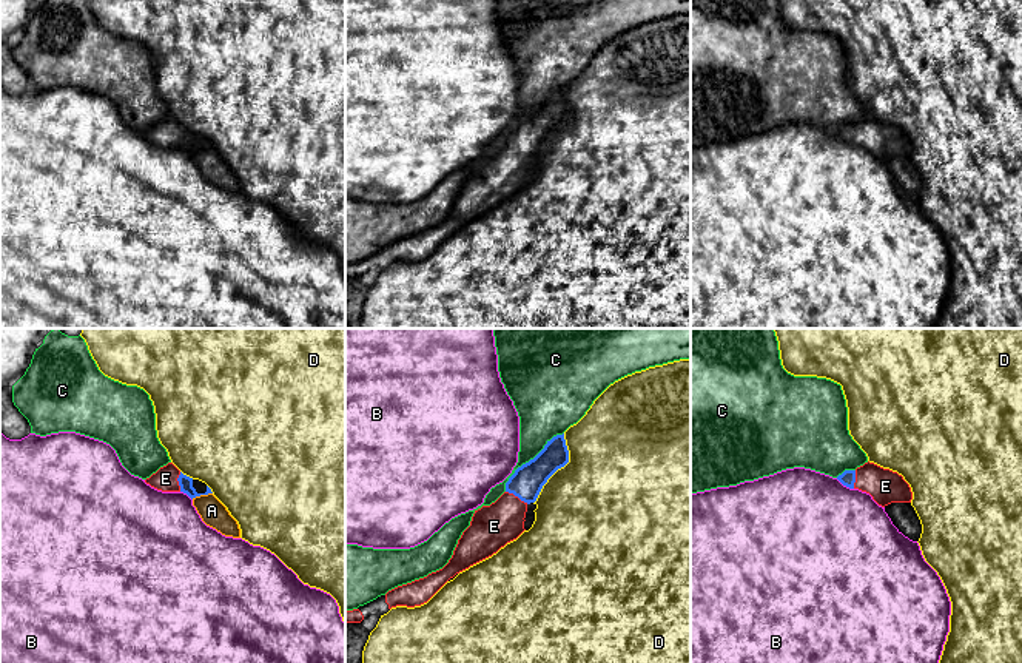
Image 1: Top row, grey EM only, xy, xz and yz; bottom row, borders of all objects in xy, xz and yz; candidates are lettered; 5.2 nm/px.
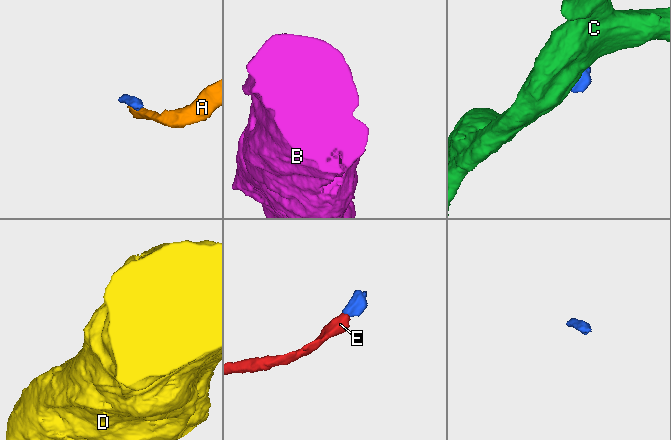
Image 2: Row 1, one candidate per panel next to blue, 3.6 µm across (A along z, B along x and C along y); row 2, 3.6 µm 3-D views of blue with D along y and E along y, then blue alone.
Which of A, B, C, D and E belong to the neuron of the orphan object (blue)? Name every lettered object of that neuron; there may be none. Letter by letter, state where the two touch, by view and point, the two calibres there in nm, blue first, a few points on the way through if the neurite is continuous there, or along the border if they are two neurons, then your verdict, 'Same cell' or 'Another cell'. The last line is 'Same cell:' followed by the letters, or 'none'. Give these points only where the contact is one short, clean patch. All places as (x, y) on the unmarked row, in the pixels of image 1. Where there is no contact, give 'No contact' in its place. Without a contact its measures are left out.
A: Touches blue at xy (201, 148). Thickness 70 nm (blue) against 140 nm. Boundary: xy (211, 147), (191, 153). Another cell
B: Touches blue at yz (845, 139). Thickness 80 nm (blue) against 480 nm. Another cell
C: Touches blue at xz (531, 114). Thickness 170 nm (blue) against 260 nm. Boundary: xz (563, 87), (523, 117), (504, 145). Another cell
D: Touches blue at xz (560, 122). Thickness 170 nm (blue) against 500 nm. Boundary: xz (564, 88), (568, 116), (547, 134), (534, 158). Another cell
E: Touches blue at xz (517, 150). Thickness 170 nm (blue) against 220 nm. Path across: xz (526, 137), (517, 150), (509, 165), (494, 181). Same cell
Same cell: E

